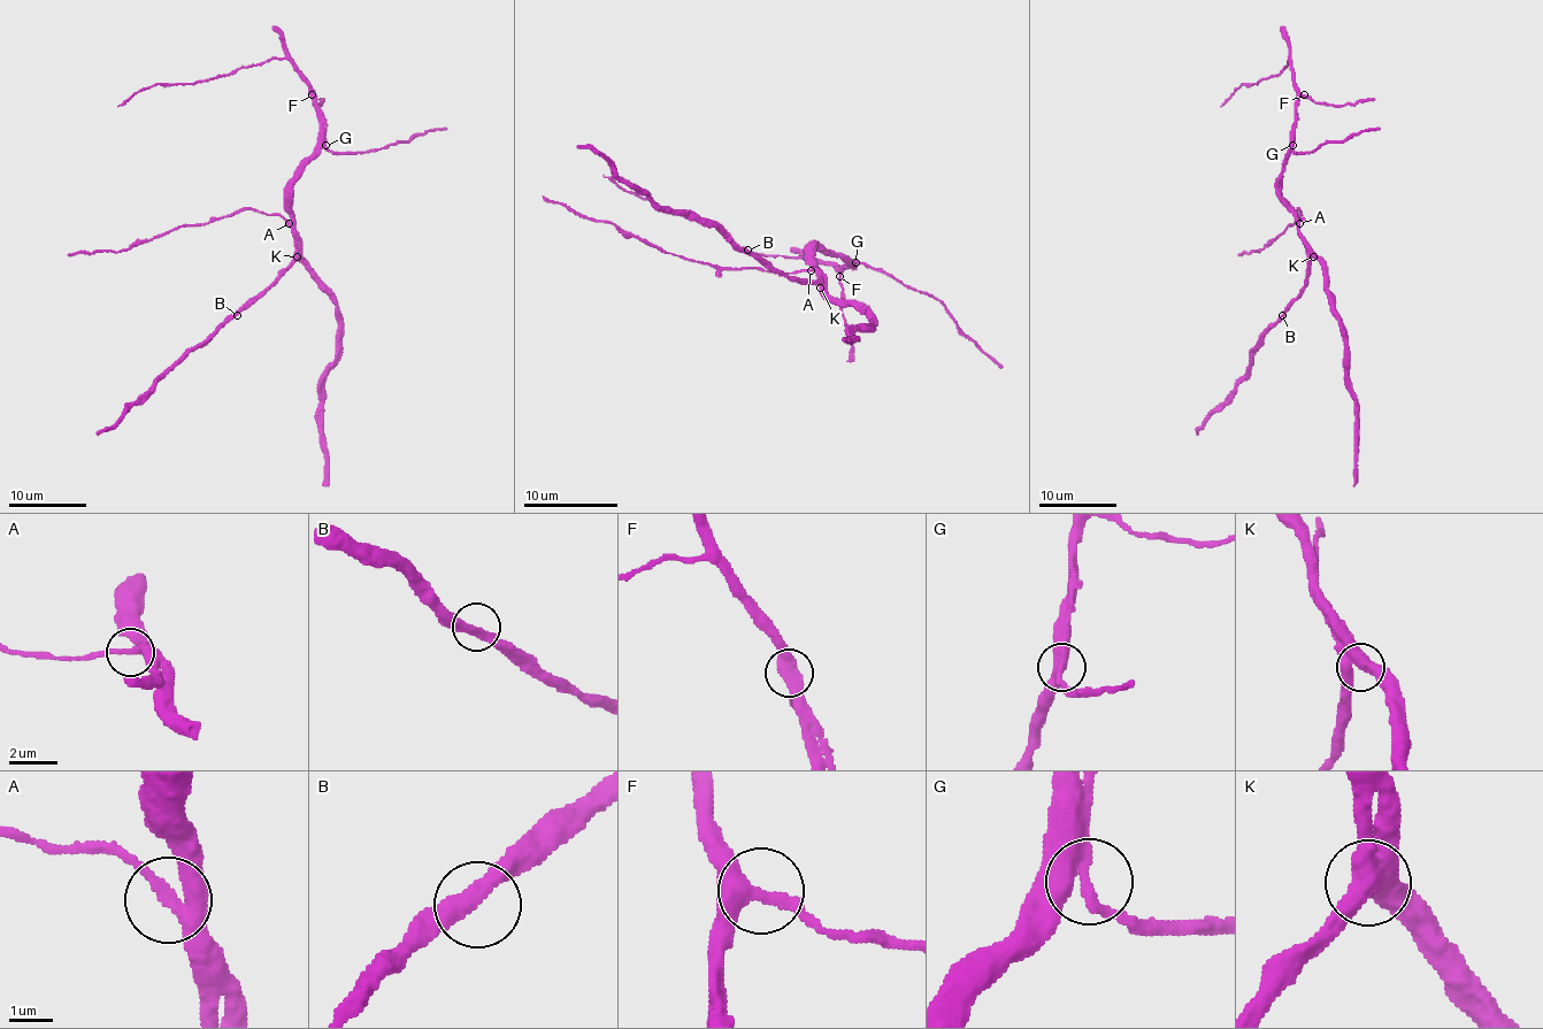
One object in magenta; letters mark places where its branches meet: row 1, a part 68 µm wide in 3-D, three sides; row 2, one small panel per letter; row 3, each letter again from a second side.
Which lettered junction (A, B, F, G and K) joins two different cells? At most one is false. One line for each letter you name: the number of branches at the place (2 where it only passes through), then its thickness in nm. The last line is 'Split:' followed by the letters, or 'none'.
Split: none

